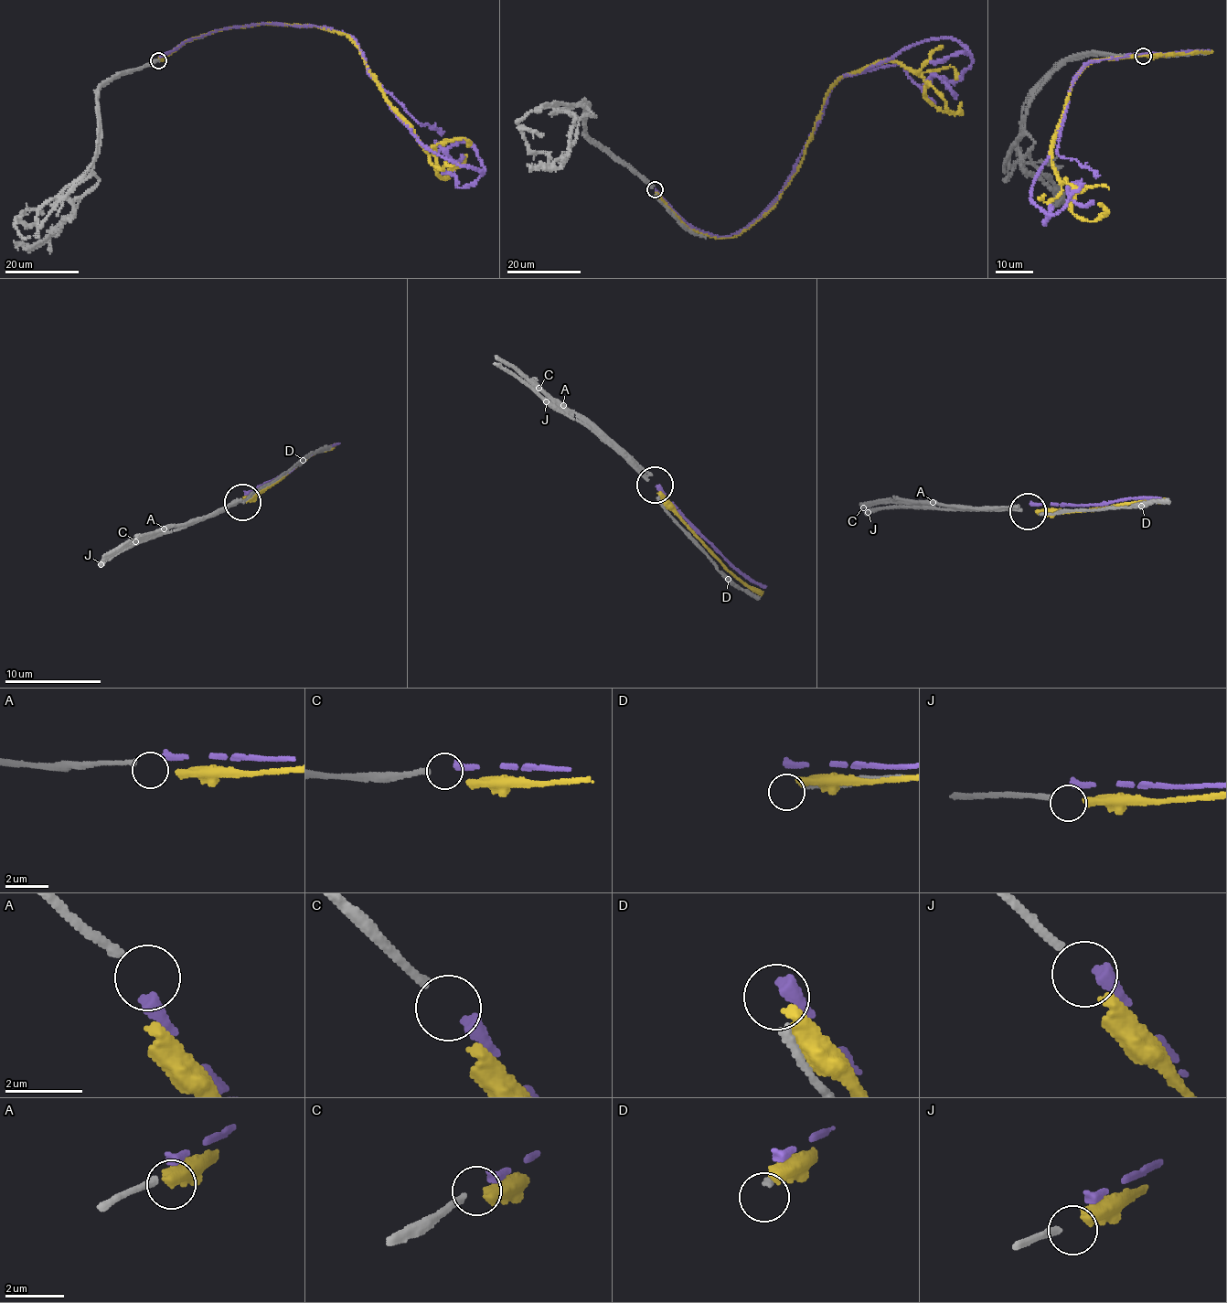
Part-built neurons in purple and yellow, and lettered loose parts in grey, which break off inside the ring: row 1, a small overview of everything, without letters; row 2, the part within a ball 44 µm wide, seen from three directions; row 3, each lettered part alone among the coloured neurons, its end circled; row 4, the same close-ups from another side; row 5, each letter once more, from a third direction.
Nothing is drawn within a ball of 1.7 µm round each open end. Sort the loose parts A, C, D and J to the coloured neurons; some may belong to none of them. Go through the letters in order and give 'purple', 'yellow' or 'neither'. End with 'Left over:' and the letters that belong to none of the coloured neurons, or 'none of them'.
A: neither
C: purple
D: neither
J: yellow
Left over: A, D

